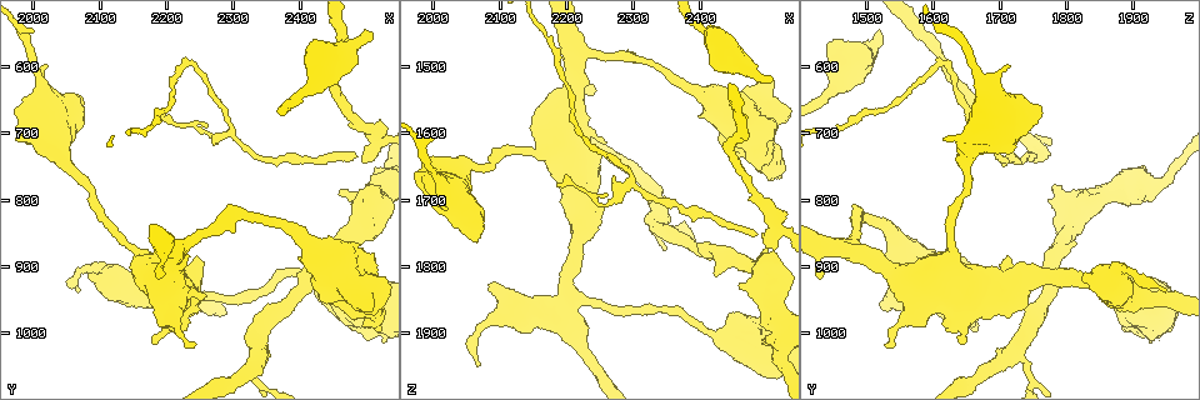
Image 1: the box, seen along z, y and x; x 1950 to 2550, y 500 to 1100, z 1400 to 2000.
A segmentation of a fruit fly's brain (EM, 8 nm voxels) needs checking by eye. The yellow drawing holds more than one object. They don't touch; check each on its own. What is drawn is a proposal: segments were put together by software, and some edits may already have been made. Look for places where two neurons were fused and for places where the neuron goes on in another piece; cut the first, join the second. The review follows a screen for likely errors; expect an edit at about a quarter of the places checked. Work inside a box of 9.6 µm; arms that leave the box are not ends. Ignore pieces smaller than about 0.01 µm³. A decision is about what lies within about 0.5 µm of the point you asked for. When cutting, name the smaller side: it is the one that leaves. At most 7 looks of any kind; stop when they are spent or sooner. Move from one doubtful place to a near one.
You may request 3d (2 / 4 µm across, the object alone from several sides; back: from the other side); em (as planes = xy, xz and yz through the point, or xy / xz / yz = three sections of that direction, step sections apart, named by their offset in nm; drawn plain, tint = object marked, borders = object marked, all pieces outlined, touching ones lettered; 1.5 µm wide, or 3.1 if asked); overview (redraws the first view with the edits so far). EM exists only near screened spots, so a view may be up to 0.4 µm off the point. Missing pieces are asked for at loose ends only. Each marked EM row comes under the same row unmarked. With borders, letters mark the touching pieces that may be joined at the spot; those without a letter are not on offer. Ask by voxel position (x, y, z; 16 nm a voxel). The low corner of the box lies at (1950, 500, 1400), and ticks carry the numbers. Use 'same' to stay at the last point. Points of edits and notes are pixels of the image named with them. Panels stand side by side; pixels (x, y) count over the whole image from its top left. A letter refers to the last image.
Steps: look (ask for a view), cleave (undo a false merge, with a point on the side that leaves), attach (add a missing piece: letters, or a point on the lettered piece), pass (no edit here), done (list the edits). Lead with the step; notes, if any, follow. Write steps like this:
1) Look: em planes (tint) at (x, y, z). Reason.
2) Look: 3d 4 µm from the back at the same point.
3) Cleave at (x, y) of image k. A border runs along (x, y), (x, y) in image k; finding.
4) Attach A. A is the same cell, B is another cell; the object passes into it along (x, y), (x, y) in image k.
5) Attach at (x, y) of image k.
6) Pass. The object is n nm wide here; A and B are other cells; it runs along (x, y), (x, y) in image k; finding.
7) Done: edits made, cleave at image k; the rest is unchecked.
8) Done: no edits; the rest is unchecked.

Look: em xy step 8 (borders) at (2510, 785, 1780).

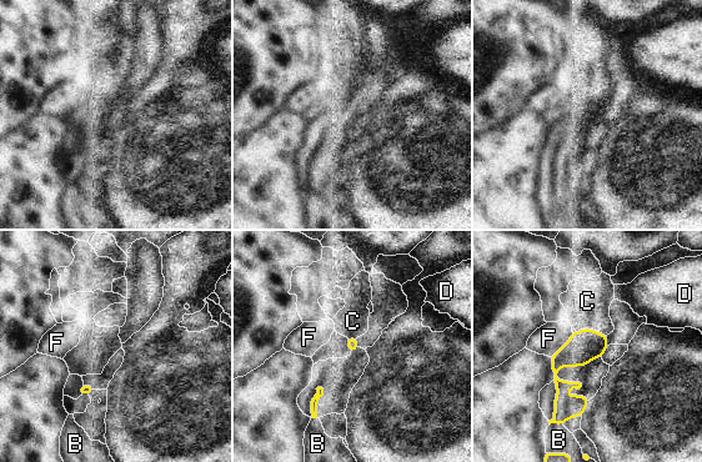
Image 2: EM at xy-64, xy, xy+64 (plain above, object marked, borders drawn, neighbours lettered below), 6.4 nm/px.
Attach at (587, 301) of image 2. The longest contact is with C, 220 nm; C is the same cell, B, D and F are other cells; the object passes into it along (583, 346), (590, 329), (587, 301) in image 2; the neuron continues.

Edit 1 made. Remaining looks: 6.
Look: overview. See it whole again.

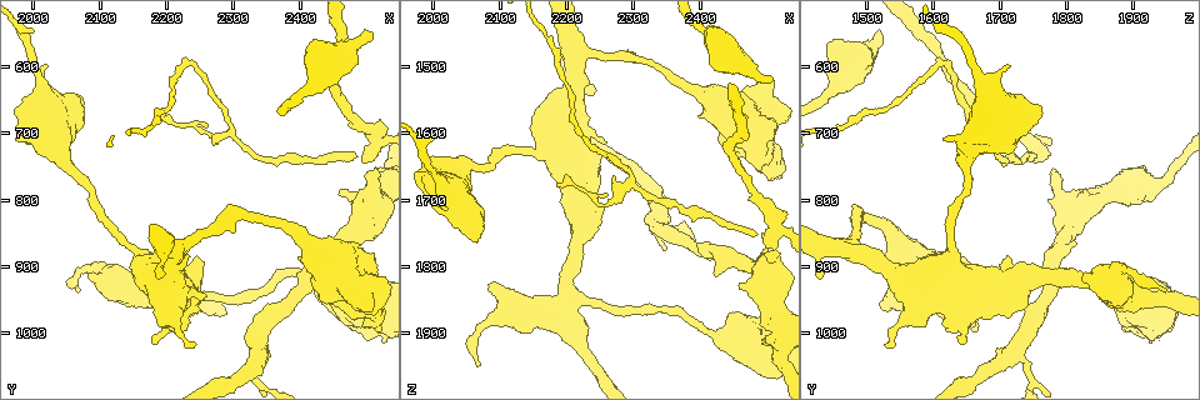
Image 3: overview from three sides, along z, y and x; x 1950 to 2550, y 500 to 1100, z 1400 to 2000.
Look: em xz step 8 (borders) at (2150, 880, 1635). Thick turns thin.

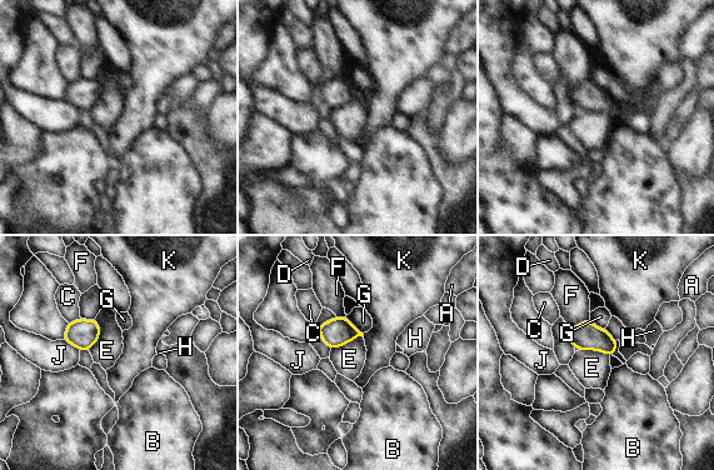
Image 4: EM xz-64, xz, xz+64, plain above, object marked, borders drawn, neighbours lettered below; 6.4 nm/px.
Look: em planes (borders) at the same point.

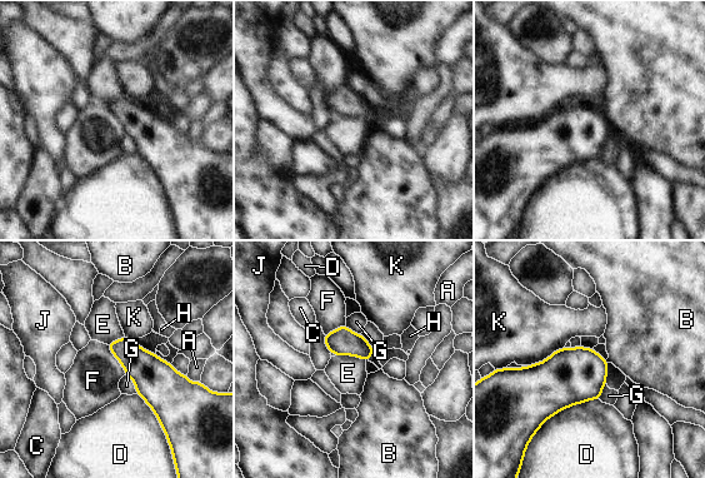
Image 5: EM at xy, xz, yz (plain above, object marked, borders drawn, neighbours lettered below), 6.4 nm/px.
Pass. The object is 120 nm wide here; A, B, C, D, E, F, G, H, J and K are other cells; a border runs along (105, 344), (126, 374) in image 5; one neuron here.

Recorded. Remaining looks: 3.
Look: 3d 4 µm from the back at (2240, 590, 1615). Abrupt turn.

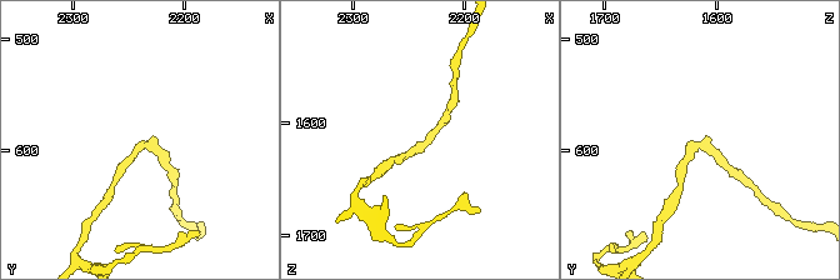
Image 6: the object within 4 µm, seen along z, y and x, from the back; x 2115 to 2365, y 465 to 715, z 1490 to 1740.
Look: em xy step 4 (tint) at (2236, 596, 1618).

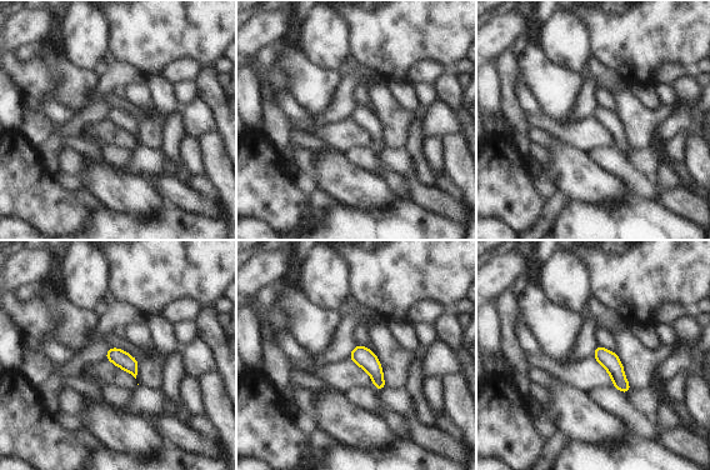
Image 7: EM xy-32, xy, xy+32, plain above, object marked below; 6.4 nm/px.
Look: em planes (borders) at the same point.

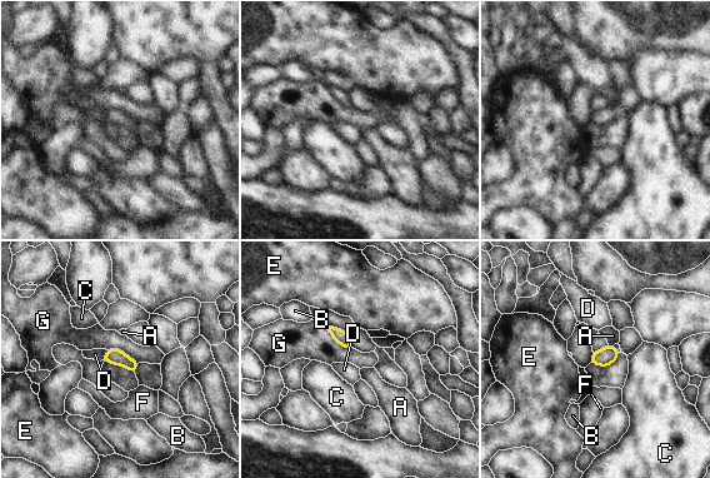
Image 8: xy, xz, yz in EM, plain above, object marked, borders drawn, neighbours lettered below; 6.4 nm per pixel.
Pass. The object is 20 nm wide here; A, B, C, D, E, F and G are other cells; all the same neuron.

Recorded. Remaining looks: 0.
Done: edits made, attach at image 2; the rest is unchecked.

